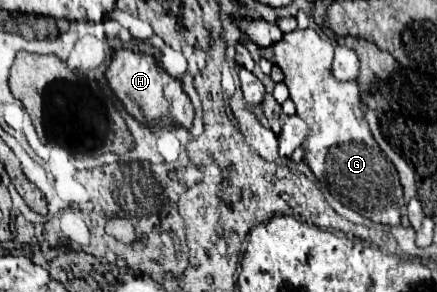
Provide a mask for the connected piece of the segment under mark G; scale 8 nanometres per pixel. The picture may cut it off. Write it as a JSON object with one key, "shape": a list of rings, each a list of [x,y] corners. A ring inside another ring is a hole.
{"shape":[[[308,27],[306,31],[296,29],[286,33],[282,41],[270,47],[260,47],[258,51],[260,57],[268,57],[282,69],[284,83],[296,103],[296,115],[310,127],[304,141],[304,153],[316,179],[332,191],[342,205],[362,213],[370,221],[400,225],[400,207],[404,205],[404,199],[398,173],[368,129],[358,101],[357,82],[342,83],[332,77],[332,43],[322,41],[318,33]]]}

